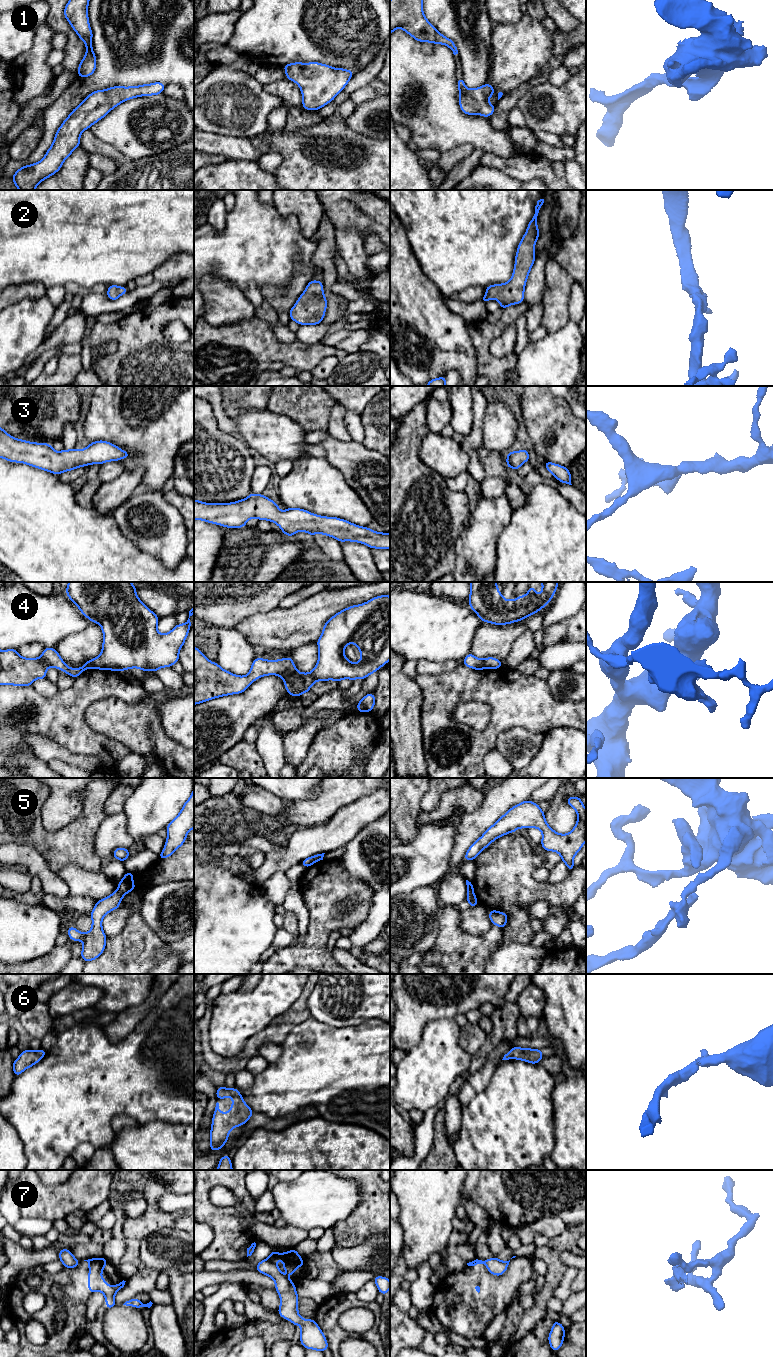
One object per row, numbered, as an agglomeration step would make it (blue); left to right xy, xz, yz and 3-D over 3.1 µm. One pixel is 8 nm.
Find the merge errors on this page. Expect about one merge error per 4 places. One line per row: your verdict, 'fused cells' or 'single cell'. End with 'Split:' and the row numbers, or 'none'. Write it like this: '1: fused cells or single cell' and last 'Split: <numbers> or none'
1: single cell
2: single cell
3: single cell
4: fused cells
5: fused cells
6: single cell
7: fused cells
Split: 4, 5, 7

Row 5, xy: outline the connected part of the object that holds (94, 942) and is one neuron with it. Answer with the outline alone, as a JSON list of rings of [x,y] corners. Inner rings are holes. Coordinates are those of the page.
[[[118,890],[110,896],[97,901],[90,913],[92,927],[88,933],[82,933],[73,926],[68,928],[69,939],[72,941],[81,940],[83,942],[80,957],[85,962],[97,959],[104,952],[107,936],[102,929],[102,919],[107,913],[118,909],[121,902],[122,896]]]

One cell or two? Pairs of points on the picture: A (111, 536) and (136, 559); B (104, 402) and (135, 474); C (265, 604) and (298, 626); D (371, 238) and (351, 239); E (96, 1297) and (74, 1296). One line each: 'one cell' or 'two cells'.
A: one cell
B: two cells
C: two cells
D: two cells
E: two cells

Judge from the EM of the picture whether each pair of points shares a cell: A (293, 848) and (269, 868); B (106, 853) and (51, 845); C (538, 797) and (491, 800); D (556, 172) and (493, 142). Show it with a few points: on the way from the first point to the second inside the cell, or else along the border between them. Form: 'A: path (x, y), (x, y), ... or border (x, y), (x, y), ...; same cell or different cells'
A: path (287, 854), (276, 859), (274, 862); same cell
B: border (97, 828), (94, 834), (94, 851), (102, 861); different cells
C: border (537, 788), (527, 798); different cells
D: border (525, 153), (511, 157), (499, 157), (496, 155); different cells

